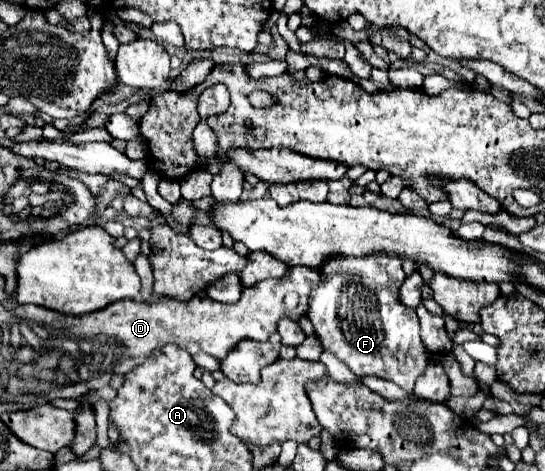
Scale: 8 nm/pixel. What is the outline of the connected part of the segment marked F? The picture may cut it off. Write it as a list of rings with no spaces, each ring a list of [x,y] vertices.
[[[370,254],[370,256],[330,256],[318,268],[322,282],[310,292],[308,298],[308,318],[314,324],[316,336],[322,342],[322,348],[334,352],[356,376],[380,376],[392,380],[402,390],[412,392],[418,374],[426,368],[428,354],[420,340],[420,322],[412,308],[404,308],[398,302],[398,288],[406,278],[402,270],[402,258],[388,254]]]

